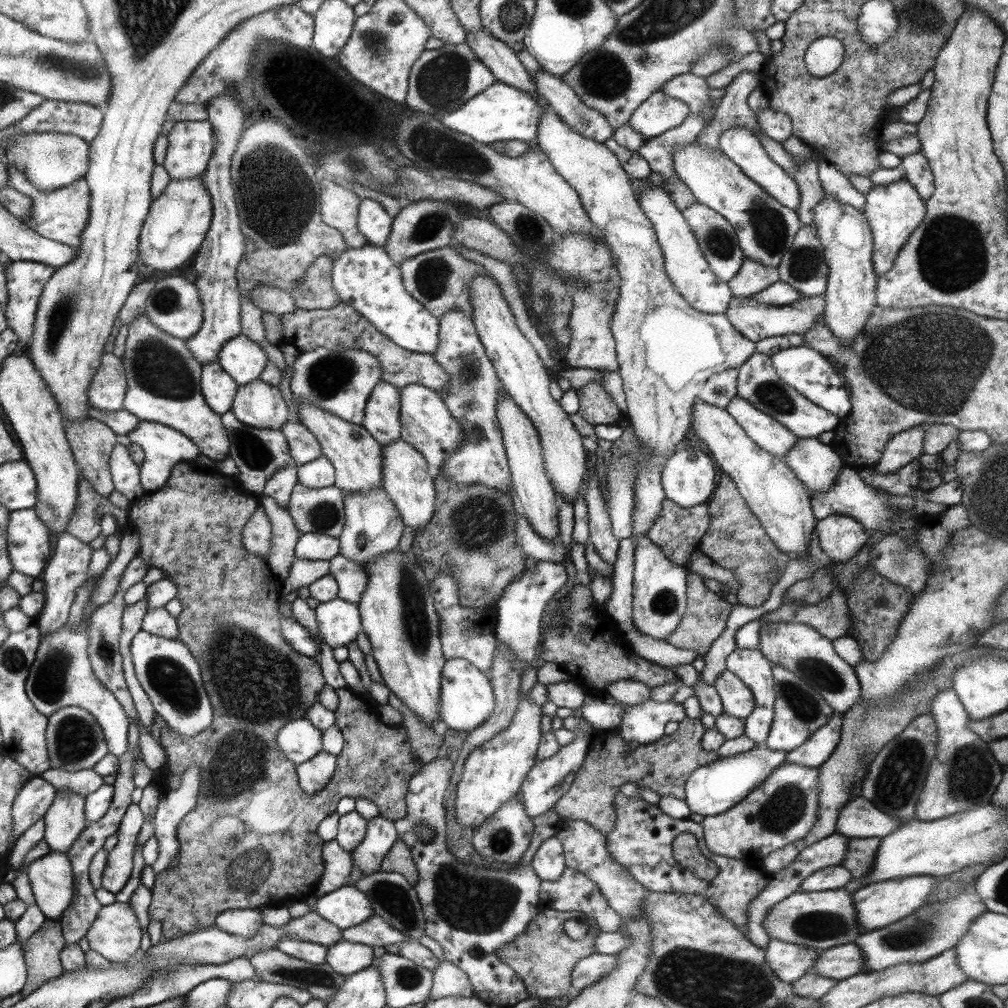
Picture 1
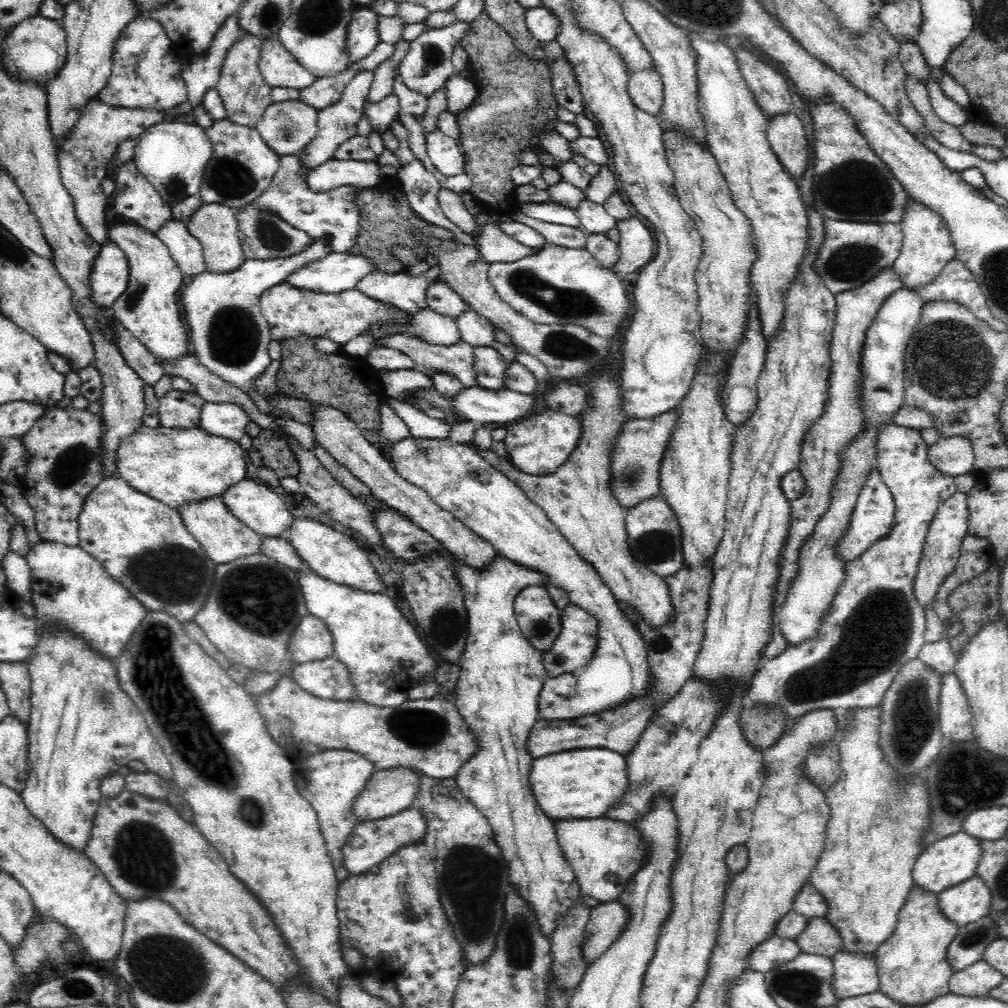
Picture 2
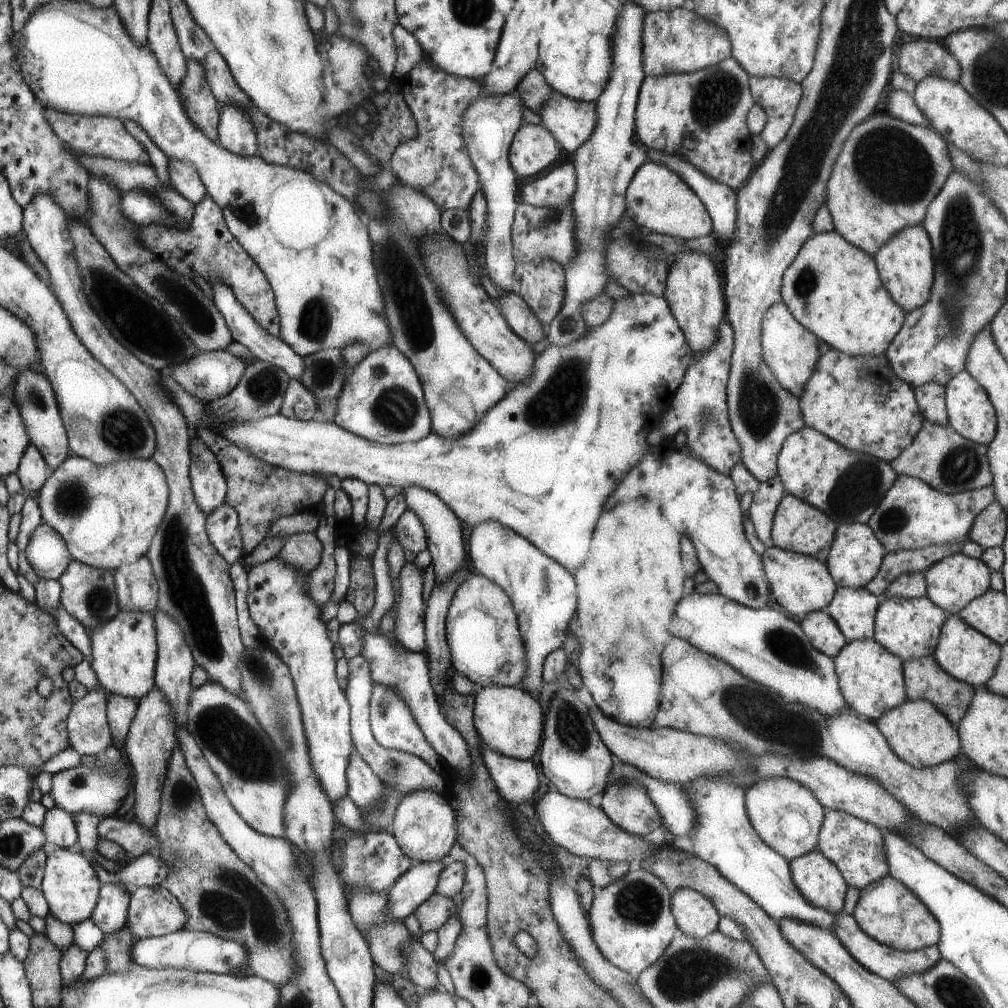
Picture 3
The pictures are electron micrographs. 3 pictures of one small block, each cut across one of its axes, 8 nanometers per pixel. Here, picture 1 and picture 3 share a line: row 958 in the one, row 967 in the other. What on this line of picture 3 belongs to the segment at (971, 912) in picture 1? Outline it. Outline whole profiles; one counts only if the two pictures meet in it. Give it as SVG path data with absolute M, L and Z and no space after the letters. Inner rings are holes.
M839 912L835 916L835 922L833 922L833 934L837 936L837 940L845 946L845 950L869 972L893 982L897 980L899 976L909 976L909 974L919 974L919 972L925 972L927 968L931 968L939 958L939 948L937 946L929 946L929 948L923 948L923 950L915 950L915 952L899 952L895 948L887 948L875 940L871 940L855 922L855 918L847 912Z

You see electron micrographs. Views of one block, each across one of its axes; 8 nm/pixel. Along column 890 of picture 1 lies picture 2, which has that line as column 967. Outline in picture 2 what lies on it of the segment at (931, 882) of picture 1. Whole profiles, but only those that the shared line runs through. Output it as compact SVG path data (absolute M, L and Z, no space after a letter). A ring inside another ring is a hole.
M974 876L944 890L938 896L938 906L950 922L962 928L992 914L992 892L978 876Z

